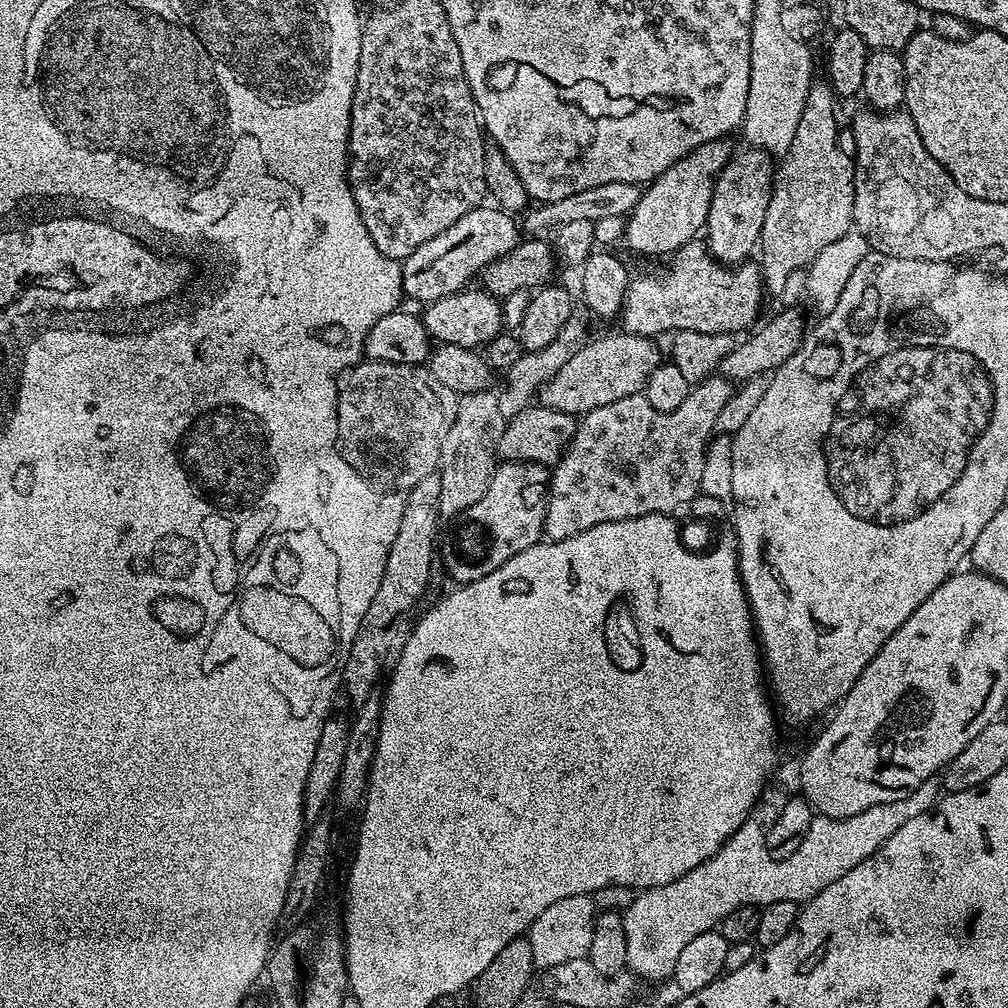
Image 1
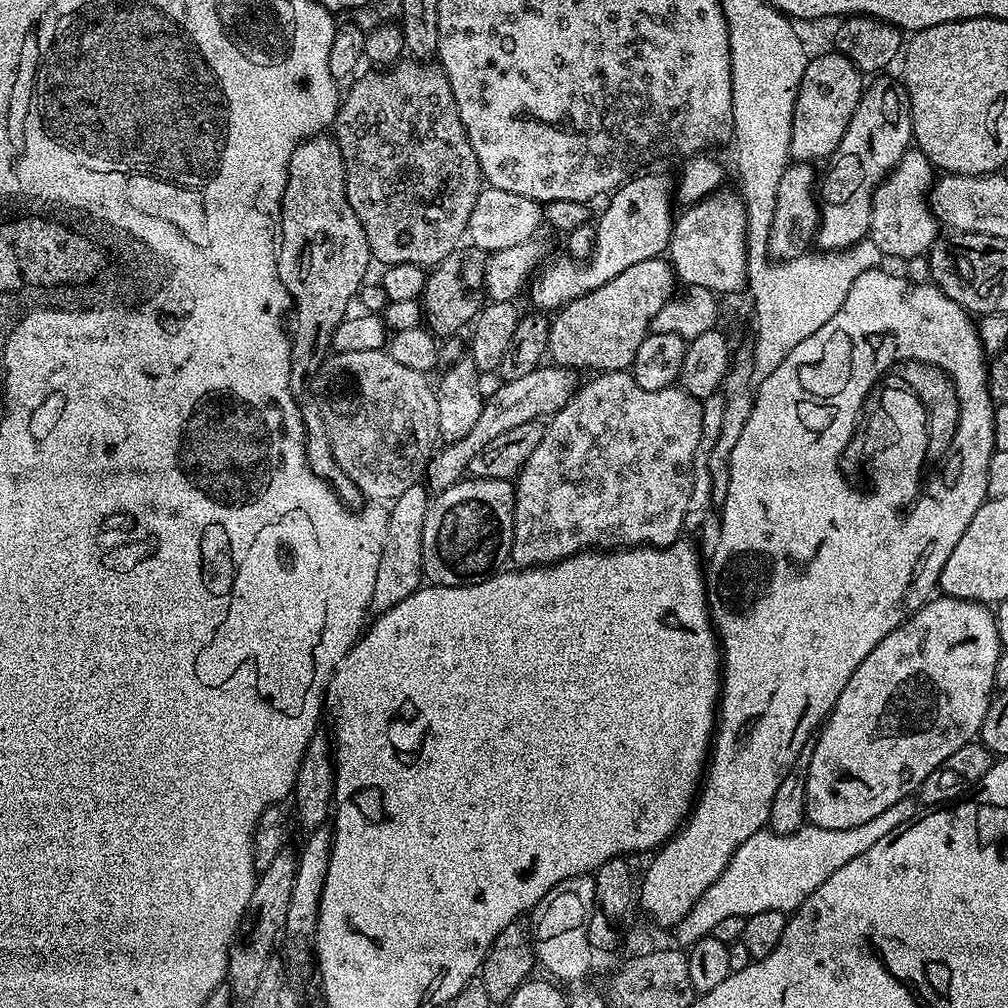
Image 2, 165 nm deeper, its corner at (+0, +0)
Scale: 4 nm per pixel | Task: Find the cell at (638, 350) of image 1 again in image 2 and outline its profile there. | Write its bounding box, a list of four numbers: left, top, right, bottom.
[426,366,578,493]

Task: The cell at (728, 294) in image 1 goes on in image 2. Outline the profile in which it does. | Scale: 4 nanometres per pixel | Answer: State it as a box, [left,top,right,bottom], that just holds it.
[548,259,677,372]

